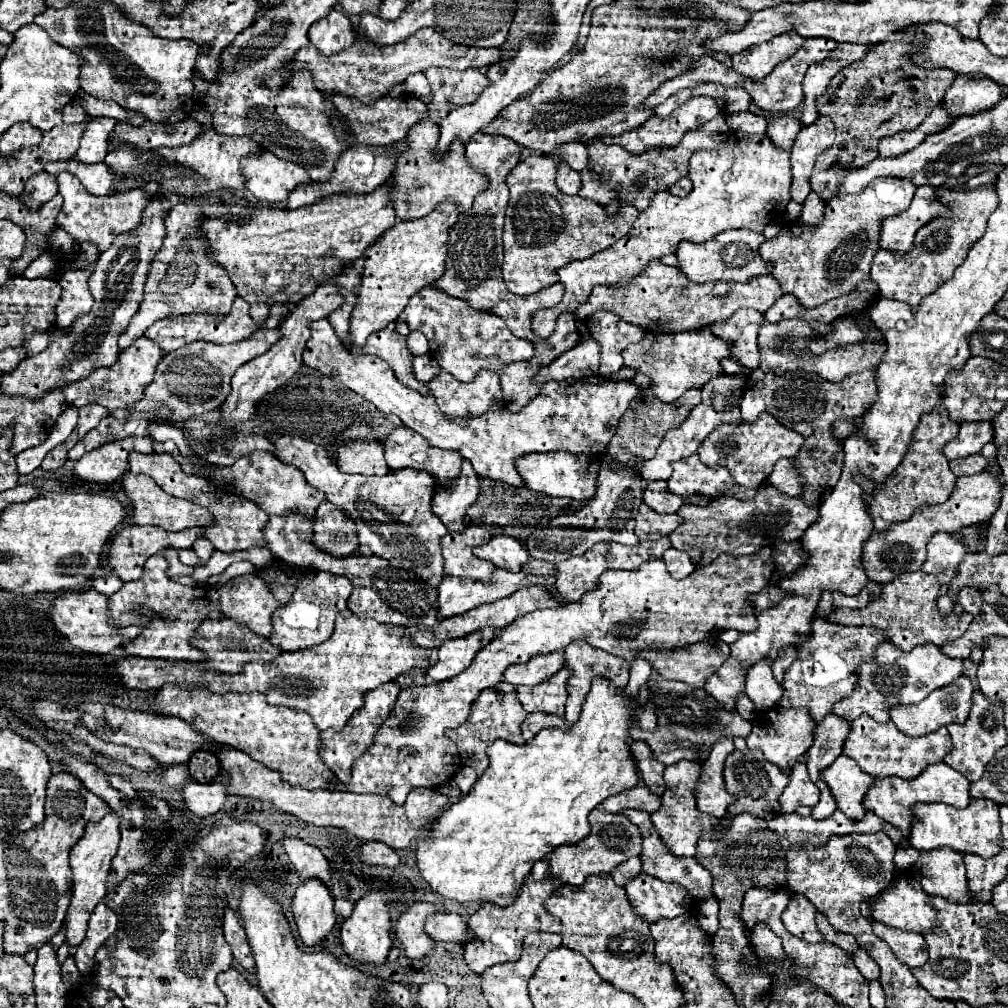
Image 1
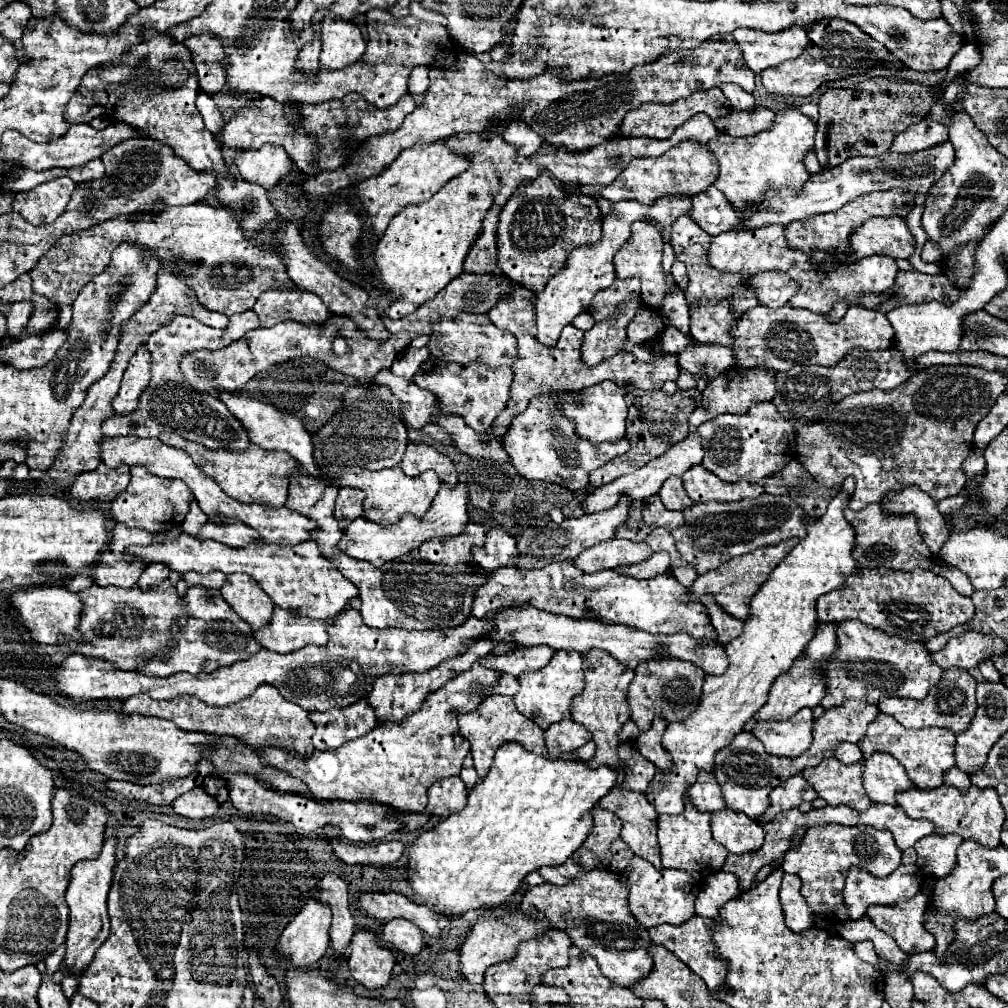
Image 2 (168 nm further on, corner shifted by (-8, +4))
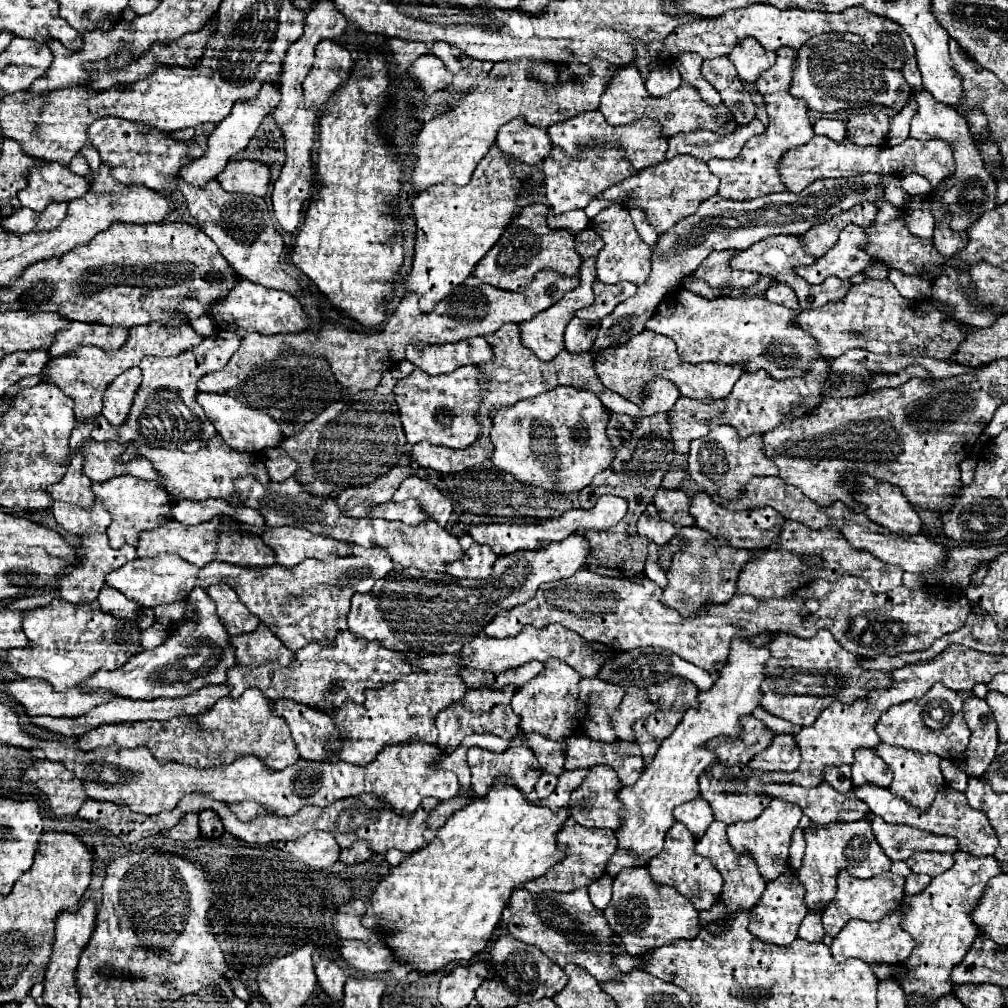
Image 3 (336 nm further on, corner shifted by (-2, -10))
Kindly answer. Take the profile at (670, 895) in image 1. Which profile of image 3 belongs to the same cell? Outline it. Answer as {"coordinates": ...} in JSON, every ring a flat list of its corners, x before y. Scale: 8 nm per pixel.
{"coordinates":[[628,867,614,877,614,895,610,905,604,909,604,917,610,927,614,927,614,933,630,955,640,955,644,949,670,945,678,939,694,939,700,929,694,905,674,887,654,883,646,867]]}

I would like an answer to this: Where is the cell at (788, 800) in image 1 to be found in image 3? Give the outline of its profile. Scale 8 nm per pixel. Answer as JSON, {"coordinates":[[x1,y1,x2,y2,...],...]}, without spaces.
{"coordinates":[[772,799,770,805,760,813,758,819,754,821,740,821,728,827,728,841,736,851,750,851,756,859,756,865,760,869,760,875,766,881,776,879,778,875,782,875,788,867,786,867,786,859,788,859,788,847,790,847,790,839,792,839,792,831,798,827,798,821,802,817,802,809,794,803,786,803,780,799]]}

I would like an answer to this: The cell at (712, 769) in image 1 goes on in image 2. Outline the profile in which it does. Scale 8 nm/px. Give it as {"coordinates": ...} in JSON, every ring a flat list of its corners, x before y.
{"coordinates":[[698,773,696,783,688,791,688,797,694,803,694,807,702,813,712,813,712,811,718,811,718,809,726,809,724,799,720,795,720,785,716,783,712,773]]}

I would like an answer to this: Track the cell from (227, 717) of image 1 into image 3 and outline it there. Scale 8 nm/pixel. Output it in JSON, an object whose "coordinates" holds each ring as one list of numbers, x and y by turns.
{"coordinates":[[248,689,238,699,222,697,210,711,202,715,182,715,168,723,142,721,102,725,82,735,82,739,76,745,84,751,98,747,134,749,138,745,146,745,160,761,170,759,194,767,220,767,232,763,240,755,256,755,268,769,282,770,300,759,286,721,280,715,274,715,274,711,270,711,270,699,266,699,258,689]]}

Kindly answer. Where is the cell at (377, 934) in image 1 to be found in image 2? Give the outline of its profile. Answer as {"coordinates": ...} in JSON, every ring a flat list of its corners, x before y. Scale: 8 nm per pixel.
{"coordinates":[[358,931,350,947,352,951,348,957,348,967,352,979,366,989,386,987,394,967,392,951,380,947,378,937,368,931]]}

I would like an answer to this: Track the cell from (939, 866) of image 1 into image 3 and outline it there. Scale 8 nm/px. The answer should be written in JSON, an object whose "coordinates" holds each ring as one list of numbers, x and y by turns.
{"coordinates":[[914,853,910,859,906,859,906,863,912,869,912,873,936,877,954,865,954,857,946,853]]}

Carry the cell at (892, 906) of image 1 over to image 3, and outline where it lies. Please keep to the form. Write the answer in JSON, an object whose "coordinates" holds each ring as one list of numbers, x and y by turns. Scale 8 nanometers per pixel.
{"coordinates":[[842,871,838,875,838,891,832,903,822,913,822,925,828,935,836,937,842,927,848,923,848,919,862,919,862,921,880,921,886,913,894,911,904,899,904,877,898,877,894,873,882,873,872,879,856,879,848,875,848,871]]}

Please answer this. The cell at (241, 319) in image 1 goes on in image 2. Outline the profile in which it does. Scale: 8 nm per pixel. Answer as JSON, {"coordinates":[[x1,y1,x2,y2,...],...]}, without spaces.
{"coordinates":[[244,311,240,315,232,315,226,329,212,329,202,325,200,321,192,317,174,317,170,325,164,325,164,329,158,329,150,335,146,341,146,349,152,355,150,363,150,383,146,391,140,395,138,407,130,415,112,415,102,423,104,437,118,437,126,433,136,433,138,437,158,437,164,431,180,433,188,441,204,443,208,449,236,449,242,451,248,447,248,435,244,433,242,425,236,421,236,417,230,415,226,405,204,393,182,393,184,391,184,377,180,373,180,359,194,351,216,351,224,349,230,343,238,341,246,331,258,327,258,317,254,311]]}

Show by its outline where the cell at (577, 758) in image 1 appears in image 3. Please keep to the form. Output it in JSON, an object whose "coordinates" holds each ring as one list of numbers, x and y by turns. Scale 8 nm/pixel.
{"coordinates":[[498,775,484,797,474,799,458,809,444,827,438,829,434,841,410,853,398,867,394,867,374,889,366,909,364,927,378,927,388,931,386,943,400,961,414,963,422,973,438,971,446,963,468,961,472,955,486,949,494,927,498,925,512,891,532,879,542,877,554,863,566,857,566,849,558,847,556,833,564,827,572,807,562,807,554,813,548,807,528,803,522,791,514,787,504,775]]}

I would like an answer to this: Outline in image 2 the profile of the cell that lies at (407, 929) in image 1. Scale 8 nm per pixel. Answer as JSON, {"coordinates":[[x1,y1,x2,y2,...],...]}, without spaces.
{"coordinates":[[392,919,384,923,382,929,378,931,378,937,388,947,396,947,406,955,416,955,424,947,424,933,416,929,412,921,404,921,404,919]]}

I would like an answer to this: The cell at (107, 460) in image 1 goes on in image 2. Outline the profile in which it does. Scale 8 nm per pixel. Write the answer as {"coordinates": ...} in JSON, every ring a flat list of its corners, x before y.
{"coordinates":[[100,463,96,471,78,475,70,487,70,493,80,503,90,503,90,501,110,503,128,487,128,481,130,475,126,465,120,465,118,469,108,469,106,465]]}

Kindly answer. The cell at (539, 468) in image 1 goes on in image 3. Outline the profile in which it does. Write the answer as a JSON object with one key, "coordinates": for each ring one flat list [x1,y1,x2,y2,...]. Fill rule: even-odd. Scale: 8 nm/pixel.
{"coordinates":[[558,387,552,391,546,391,534,399,524,399,516,403,514,407,500,409,490,413,494,427,490,433,490,439,494,443,494,455,492,463,499,469,510,472,526,487,540,487,544,491,558,489,560,493,574,493,582,491,586,485,592,483,592,479,610,467,610,463,616,457,614,445,606,437,606,425,608,417,604,411,604,405,600,399,590,391,578,391,574,387],[582,423,586,427,586,439,574,439,574,427]]}

